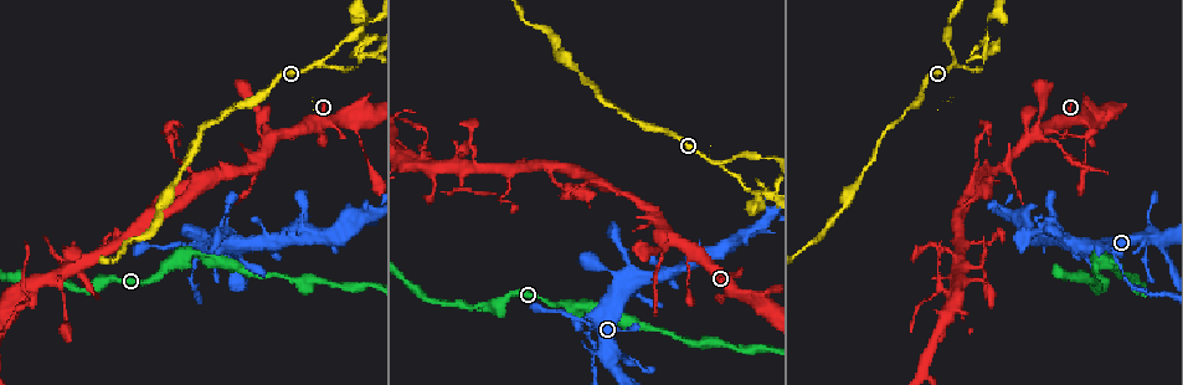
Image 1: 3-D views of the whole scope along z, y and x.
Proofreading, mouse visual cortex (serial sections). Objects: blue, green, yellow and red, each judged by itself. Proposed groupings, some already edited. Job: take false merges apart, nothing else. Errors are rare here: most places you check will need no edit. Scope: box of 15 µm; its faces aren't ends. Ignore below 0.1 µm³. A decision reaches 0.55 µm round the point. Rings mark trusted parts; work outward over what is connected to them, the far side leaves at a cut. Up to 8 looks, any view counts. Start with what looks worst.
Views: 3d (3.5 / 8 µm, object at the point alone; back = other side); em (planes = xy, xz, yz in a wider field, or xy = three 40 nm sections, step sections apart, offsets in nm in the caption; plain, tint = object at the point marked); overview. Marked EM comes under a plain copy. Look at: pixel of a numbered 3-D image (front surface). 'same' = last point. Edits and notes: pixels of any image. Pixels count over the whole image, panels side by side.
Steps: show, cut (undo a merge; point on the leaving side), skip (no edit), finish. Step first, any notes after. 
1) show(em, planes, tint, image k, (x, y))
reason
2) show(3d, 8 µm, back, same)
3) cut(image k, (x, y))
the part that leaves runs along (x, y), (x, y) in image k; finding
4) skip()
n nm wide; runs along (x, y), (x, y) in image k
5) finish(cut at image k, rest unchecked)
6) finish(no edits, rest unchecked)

show(3d, 3.5 µm, image 1, (323, 63))
side arm on a straight run

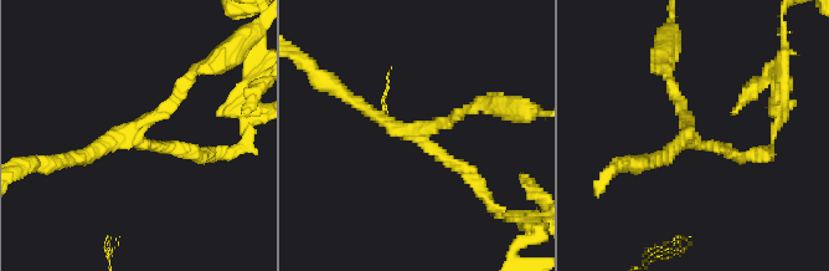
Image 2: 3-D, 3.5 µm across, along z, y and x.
show(em, xy, step 2, tint, image 2, (410, 130))
shape alone is not enough

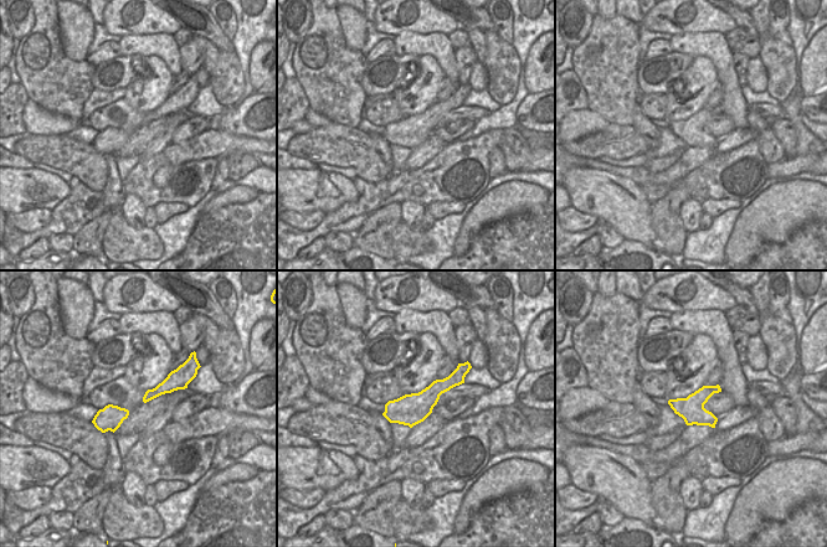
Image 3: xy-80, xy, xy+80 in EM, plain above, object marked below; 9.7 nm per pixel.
skip()
3 arms; runs along (341, 93), (474, 179) in image 2; one cell here

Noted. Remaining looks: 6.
show(3d, 3.5 µm, image 1, (364, 57))
thick turns thin

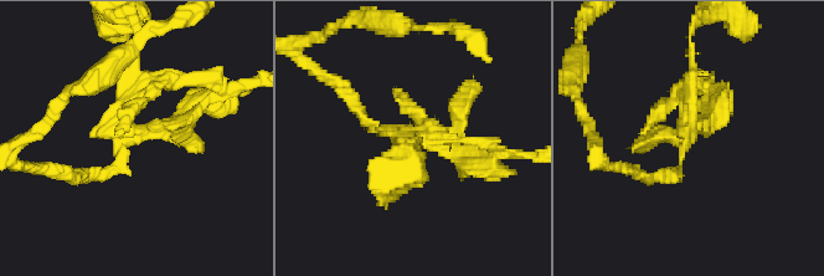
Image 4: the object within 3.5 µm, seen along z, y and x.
show(em, xy, step 3, tint, image 4, (141, 132))

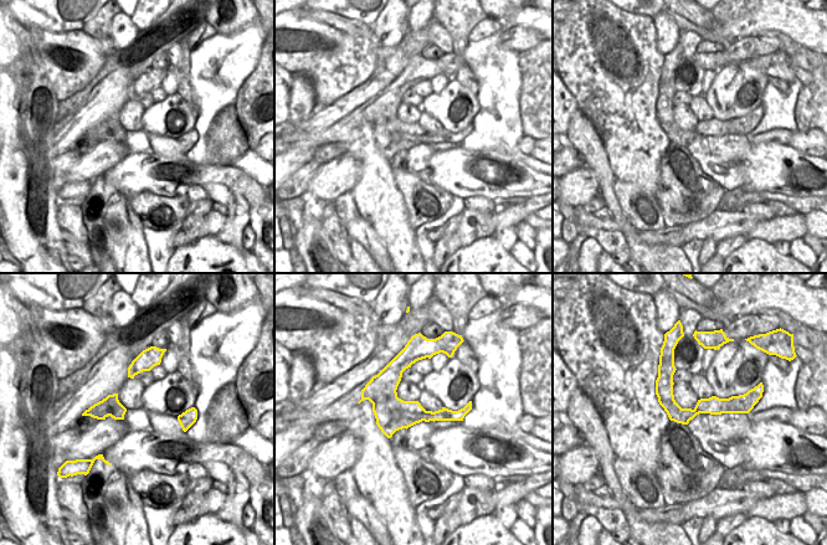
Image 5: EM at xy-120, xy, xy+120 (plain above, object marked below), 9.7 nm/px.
cut(image 4, (681, 123))
the part that leaves runs along (680, 163), (690, 47) in image 4; two cells meet here

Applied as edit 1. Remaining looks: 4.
show(overview)
see it whole again

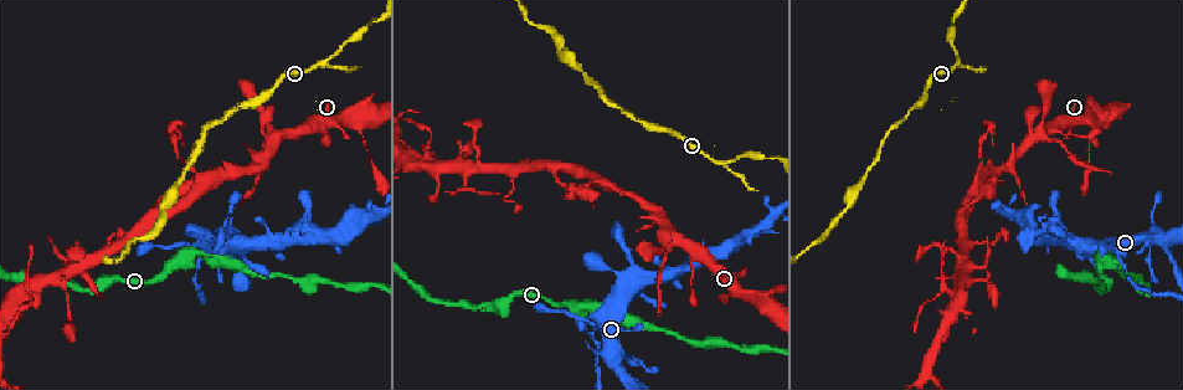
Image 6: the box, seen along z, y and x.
show(3d, 3.5 µm, image 6, (1123, 263))
calibre changes

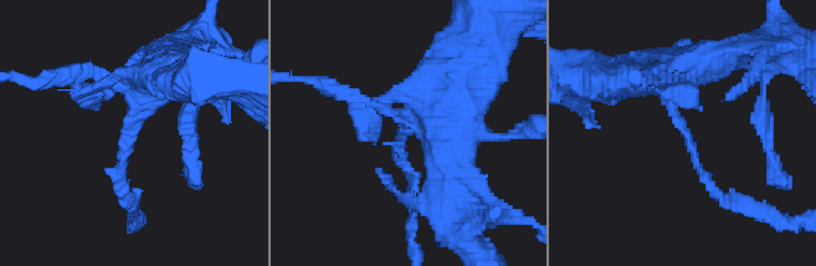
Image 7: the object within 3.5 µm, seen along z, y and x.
show(em, planes, tint, image 7, (132, 132))
arms of 150, 450 nm; need the tissue

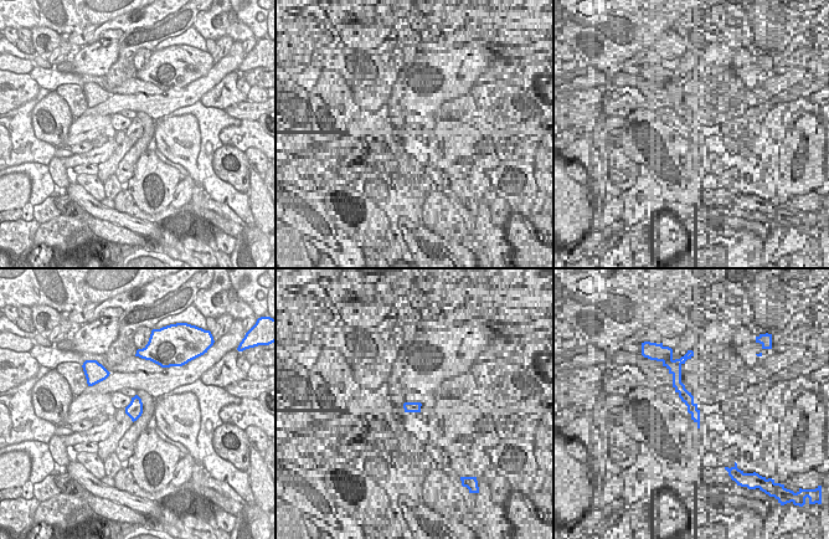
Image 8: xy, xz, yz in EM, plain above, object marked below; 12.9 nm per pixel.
skip()
220 nm wide; runs along (176, 68), (134, 98), (119, 163), (127, 198) in image 7; one cell here

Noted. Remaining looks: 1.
finish(cut at image 4, rest unchecked)

